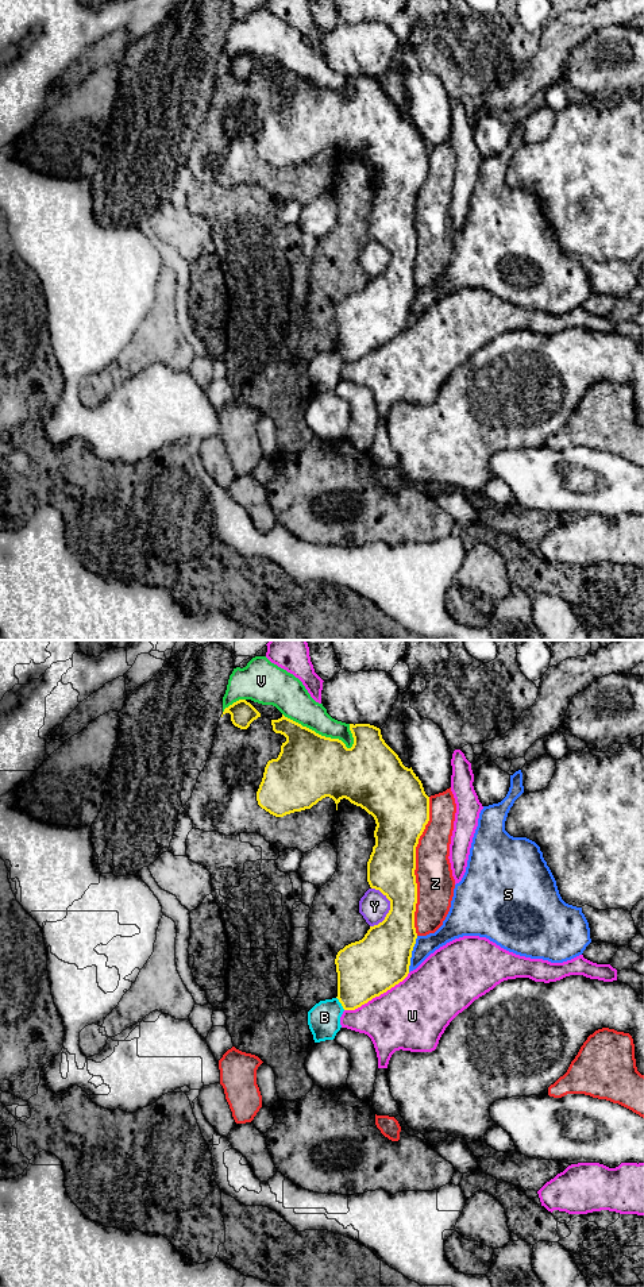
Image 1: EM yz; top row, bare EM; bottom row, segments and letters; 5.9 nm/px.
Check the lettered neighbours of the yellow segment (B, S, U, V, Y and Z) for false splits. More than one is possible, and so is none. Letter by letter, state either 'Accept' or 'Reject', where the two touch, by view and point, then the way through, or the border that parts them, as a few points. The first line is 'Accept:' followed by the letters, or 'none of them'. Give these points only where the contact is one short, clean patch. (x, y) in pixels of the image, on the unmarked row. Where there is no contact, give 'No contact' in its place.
Accept: none of them
B: Reject. Touches yellow at yz (340, 354). Boundary: yz (336, 349), (344, 361)
S: Reject. Touches yellow at yz (411, 305)
U: Reject. Touches yellow at yz (377, 347)
V: Reject. Touches yellow at yz (317, 85)
Y: Reject. Touches yellow at yz (390, 261)
Z: Reject. Touches yellow at yz (415, 218)

